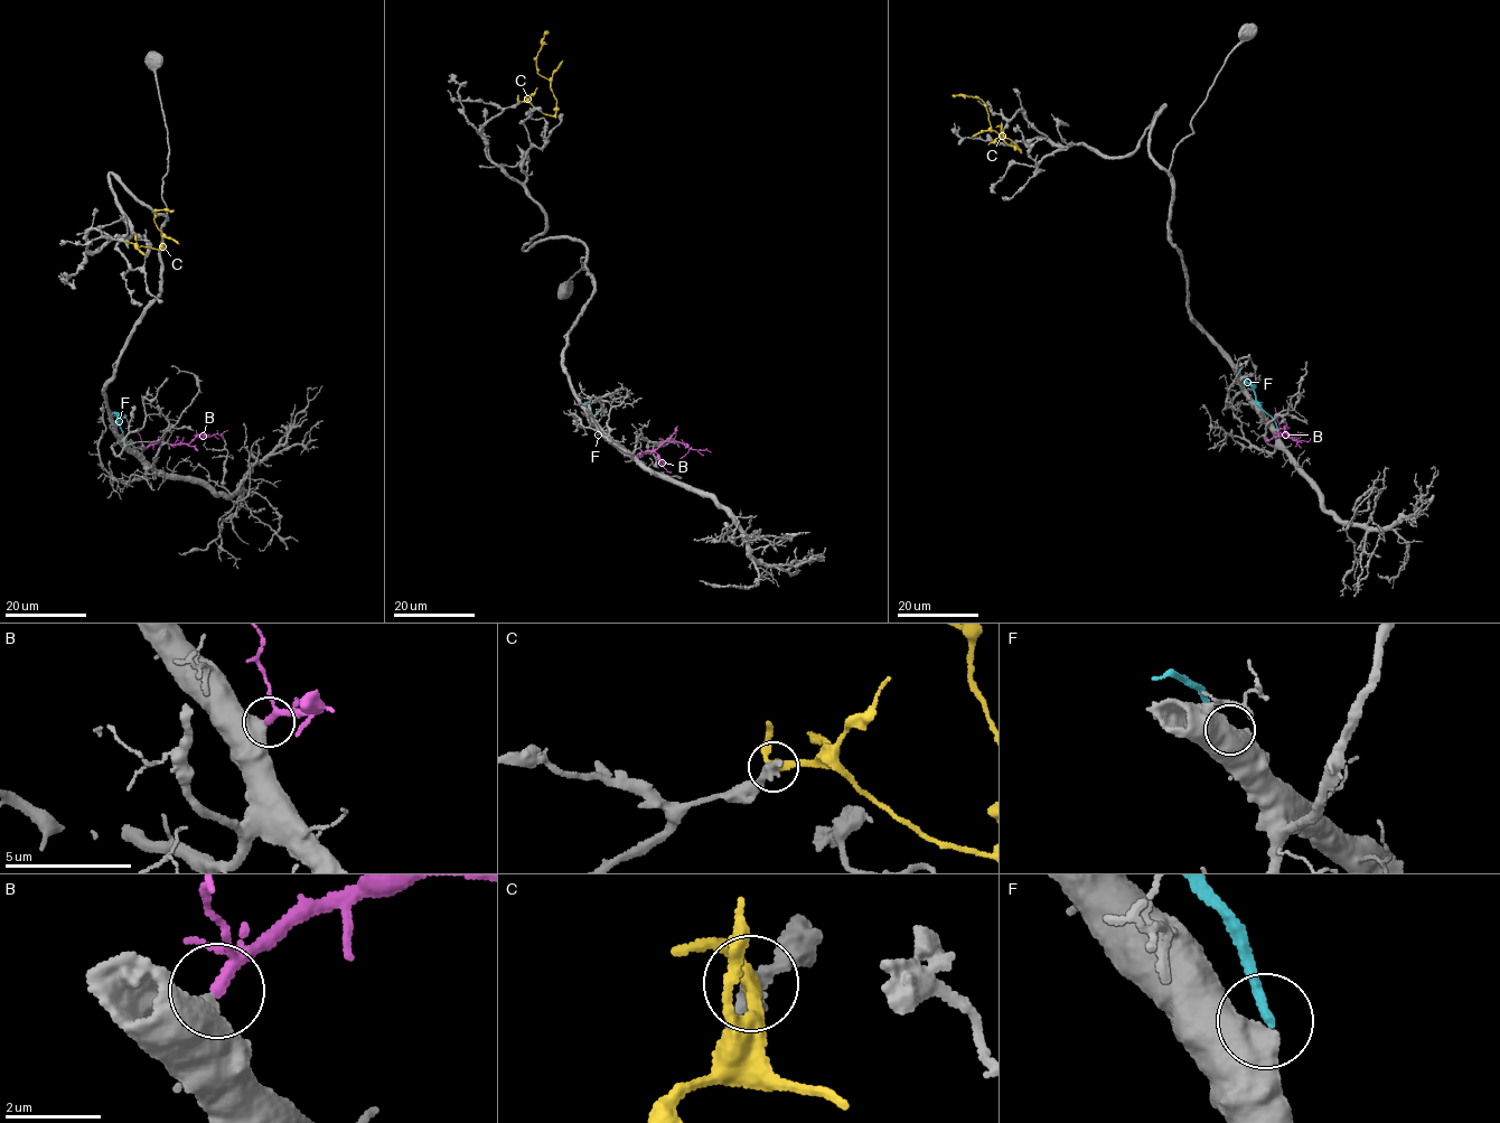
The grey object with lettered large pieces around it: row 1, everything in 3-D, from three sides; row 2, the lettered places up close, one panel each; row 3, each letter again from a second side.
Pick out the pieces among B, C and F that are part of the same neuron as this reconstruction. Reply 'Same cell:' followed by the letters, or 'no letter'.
Same cell: B

